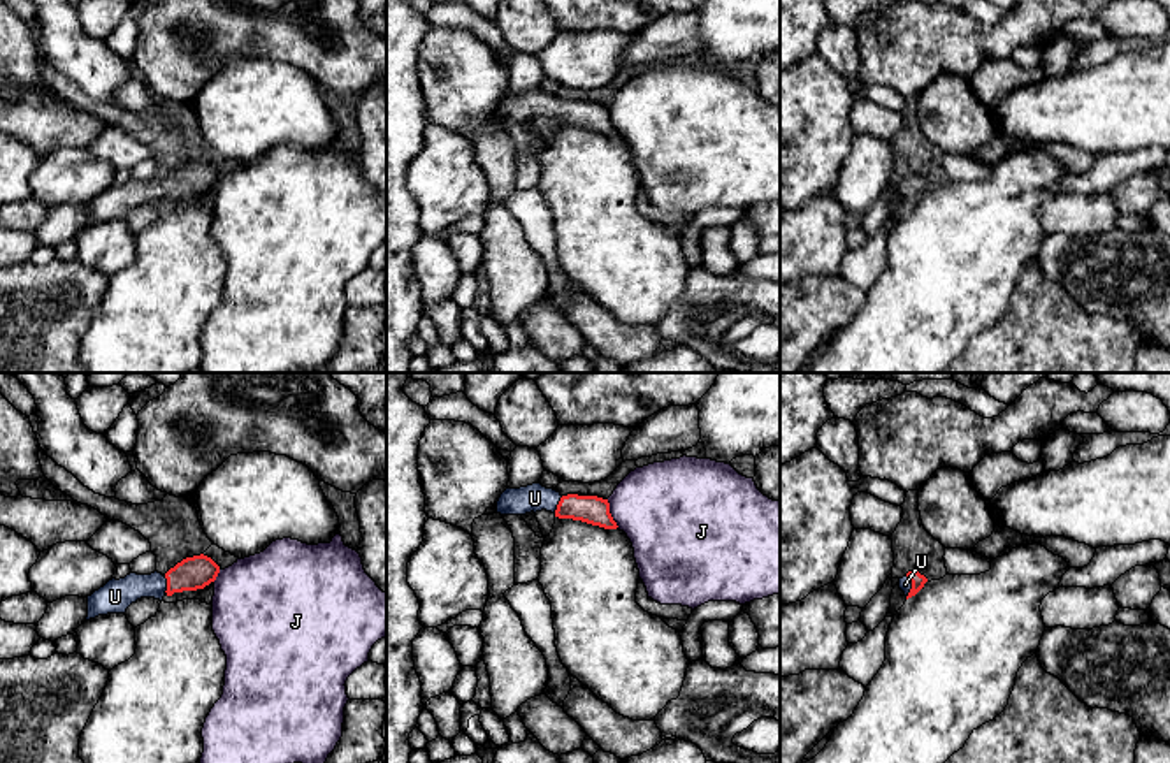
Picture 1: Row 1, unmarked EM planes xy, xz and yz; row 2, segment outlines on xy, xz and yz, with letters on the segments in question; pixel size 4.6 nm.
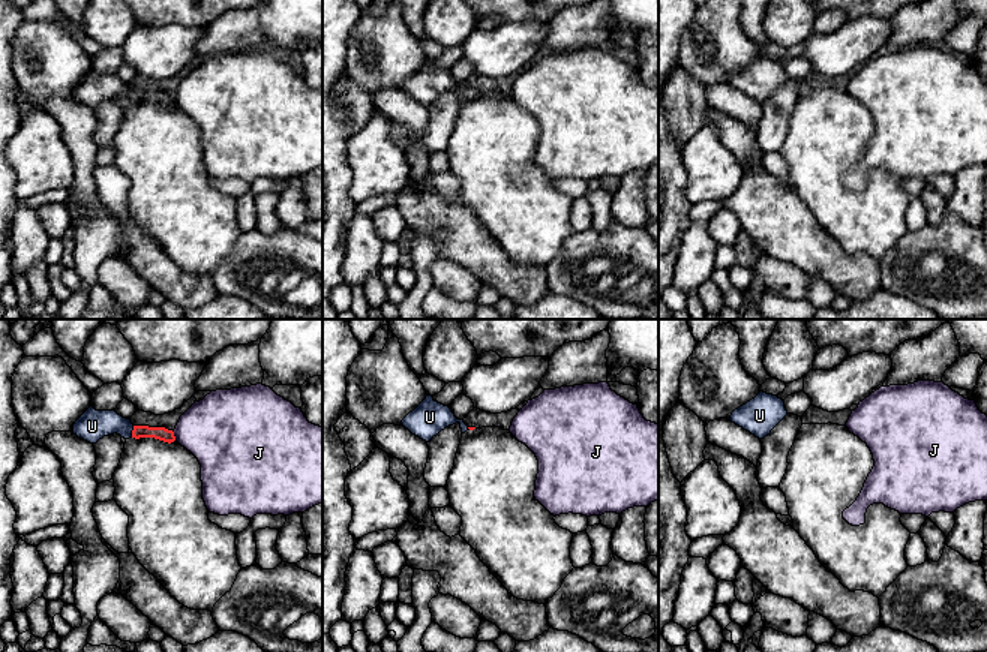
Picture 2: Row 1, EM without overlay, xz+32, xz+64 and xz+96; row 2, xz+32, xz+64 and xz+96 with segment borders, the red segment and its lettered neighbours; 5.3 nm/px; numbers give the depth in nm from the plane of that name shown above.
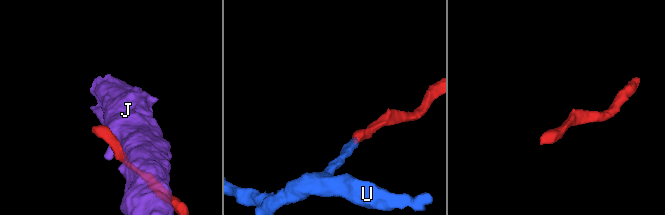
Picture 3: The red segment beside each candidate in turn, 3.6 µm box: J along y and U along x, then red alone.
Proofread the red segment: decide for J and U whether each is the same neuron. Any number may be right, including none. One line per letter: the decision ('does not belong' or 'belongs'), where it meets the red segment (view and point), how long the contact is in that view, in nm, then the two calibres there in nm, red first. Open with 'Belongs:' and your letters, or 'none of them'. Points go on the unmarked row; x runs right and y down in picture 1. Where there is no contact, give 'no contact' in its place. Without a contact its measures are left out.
Belongs: U
J: does not belong; contact xz (610, 120); length 140 nm; calibres 130 and 420 nm
U: belongs; contact xz (557, 111); length 90 nm; calibres 130 and 130 nm

